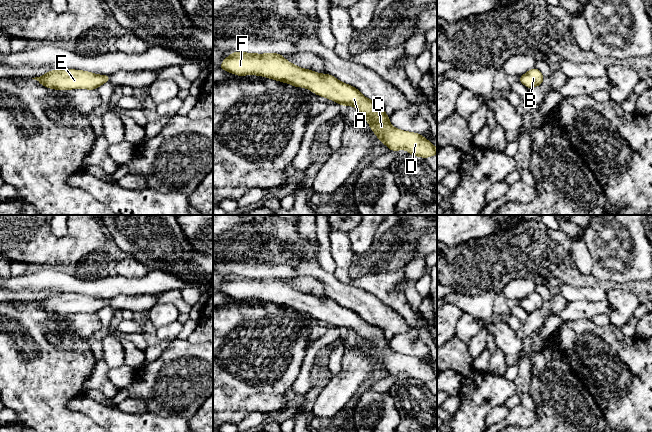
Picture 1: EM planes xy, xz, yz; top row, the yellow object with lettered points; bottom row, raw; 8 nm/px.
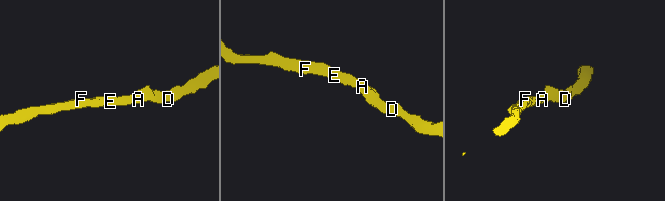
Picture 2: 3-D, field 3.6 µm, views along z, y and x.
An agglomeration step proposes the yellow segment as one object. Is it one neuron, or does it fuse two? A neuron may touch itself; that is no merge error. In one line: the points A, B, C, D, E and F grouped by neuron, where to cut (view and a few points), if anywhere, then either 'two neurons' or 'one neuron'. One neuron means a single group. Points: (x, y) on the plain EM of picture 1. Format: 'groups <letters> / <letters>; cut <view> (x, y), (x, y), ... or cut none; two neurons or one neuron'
groups A B C D E F; cut none; one neuron

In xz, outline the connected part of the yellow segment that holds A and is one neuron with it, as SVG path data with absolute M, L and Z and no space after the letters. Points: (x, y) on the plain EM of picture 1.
M231 277L219 291L238 300L259 299L303 311L316 319L331 323L343 331L351 329L369 346L370 353L391 375L405 373L412 380L427 382L437 378L437 372L422 358L394 352L381 330L363 320L351 309L342 307L330 298L320 298L300 292L276 277Z

